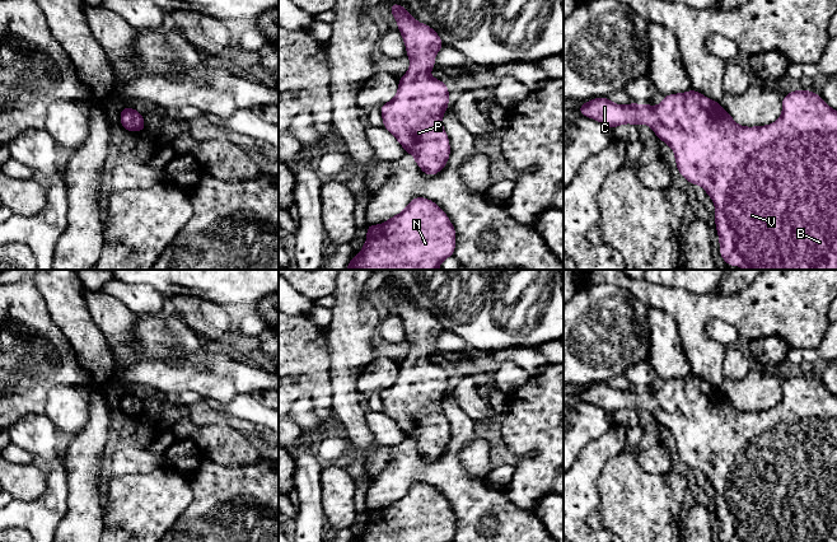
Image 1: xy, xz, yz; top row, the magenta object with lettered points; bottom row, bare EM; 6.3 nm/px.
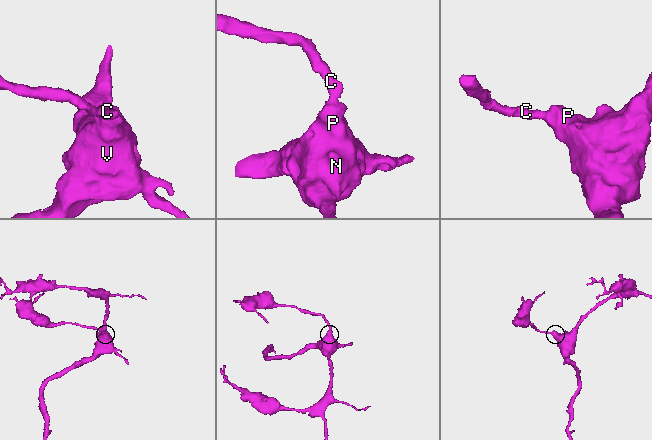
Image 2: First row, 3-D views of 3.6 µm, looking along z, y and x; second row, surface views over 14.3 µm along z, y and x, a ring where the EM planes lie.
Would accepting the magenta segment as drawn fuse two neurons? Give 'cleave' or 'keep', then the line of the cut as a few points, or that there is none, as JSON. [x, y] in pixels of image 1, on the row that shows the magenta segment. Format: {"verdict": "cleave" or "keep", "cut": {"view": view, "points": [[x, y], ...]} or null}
{"verdict": "keep", "cut": null}

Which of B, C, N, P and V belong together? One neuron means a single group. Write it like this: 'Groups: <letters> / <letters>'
Groups: B C N P V

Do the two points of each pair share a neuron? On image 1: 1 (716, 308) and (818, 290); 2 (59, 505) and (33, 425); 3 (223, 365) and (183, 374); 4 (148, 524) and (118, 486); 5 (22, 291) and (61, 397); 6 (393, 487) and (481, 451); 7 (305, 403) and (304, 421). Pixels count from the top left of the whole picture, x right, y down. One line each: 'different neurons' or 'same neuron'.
1: same neuron
2: same neuron
3: different neurons
4: same neuron
5: different neurons
6: different neurons
7: same neuron

